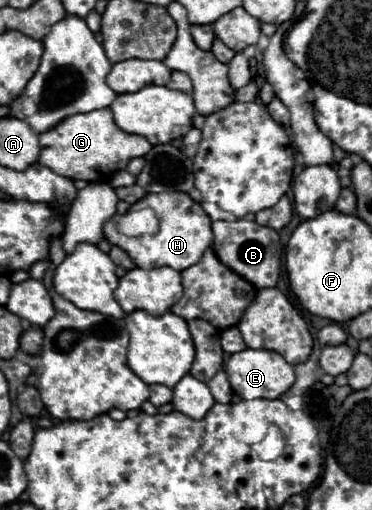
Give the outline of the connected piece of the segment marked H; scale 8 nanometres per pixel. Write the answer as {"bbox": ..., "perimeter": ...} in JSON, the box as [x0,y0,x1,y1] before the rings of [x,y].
{"bbox":[103,193,213,271],"perimeter":[[[147,193],[141,201],[131,205],[131,211],[139,211],[139,209],[145,209],[145,207],[151,207],[161,219],[159,231],[155,235],[143,235],[143,237],[125,237],[125,235],[121,235],[115,229],[117,215],[111,217],[103,227],[105,239],[111,245],[119,245],[123,251],[127,251],[137,267],[153,269],[153,267],[167,265],[175,271],[183,271],[183,269],[195,265],[201,259],[203,251],[213,243],[209,215],[187,193]]]}

